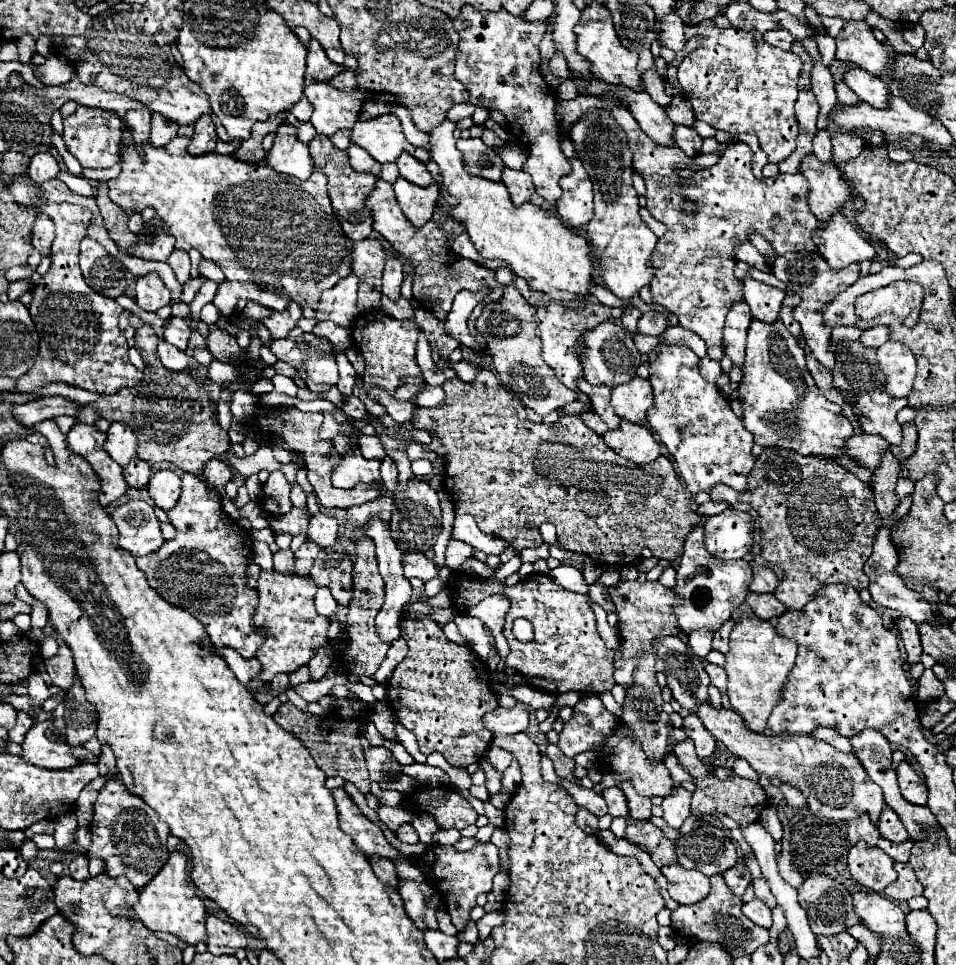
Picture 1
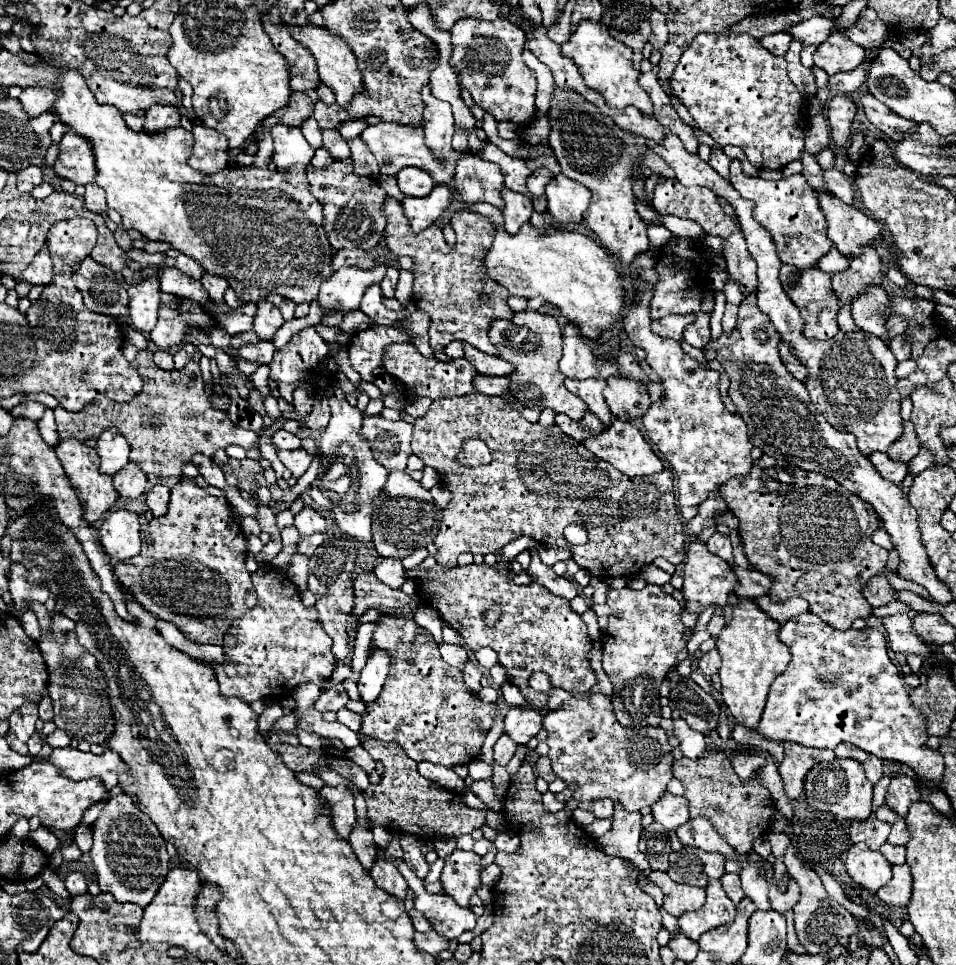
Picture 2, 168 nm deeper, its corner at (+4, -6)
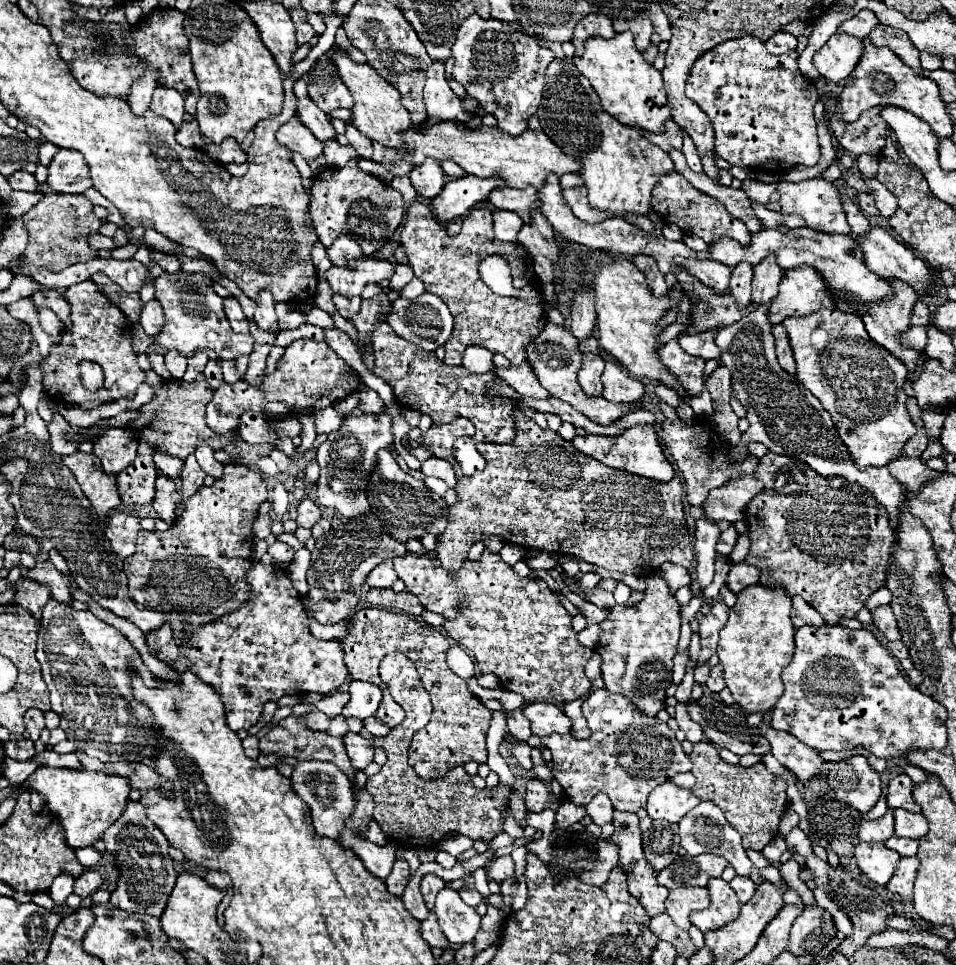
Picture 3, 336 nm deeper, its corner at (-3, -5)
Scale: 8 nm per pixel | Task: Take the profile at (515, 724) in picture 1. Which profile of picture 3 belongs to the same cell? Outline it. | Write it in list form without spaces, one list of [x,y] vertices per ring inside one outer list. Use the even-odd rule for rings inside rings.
[[[529,703],[523,707],[523,713],[527,713],[531,731],[537,737],[545,737],[551,733],[565,735],[571,731],[571,719],[553,703]]]

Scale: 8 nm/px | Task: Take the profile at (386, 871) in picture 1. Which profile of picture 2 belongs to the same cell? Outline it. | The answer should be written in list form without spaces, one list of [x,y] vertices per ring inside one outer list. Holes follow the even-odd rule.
[[[356,824],[356,828],[352,830],[352,836],[348,838],[354,854],[358,856],[360,864],[370,870],[376,864],[376,842],[372,838],[372,832],[360,824]]]

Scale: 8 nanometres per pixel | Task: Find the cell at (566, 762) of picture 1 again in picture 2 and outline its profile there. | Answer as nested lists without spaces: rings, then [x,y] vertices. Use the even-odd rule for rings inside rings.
[[[548,756],[538,758],[538,762],[536,762],[536,772],[538,772],[538,776],[542,776],[546,782],[552,782],[552,780],[558,778],[558,776],[552,772],[552,768],[550,768],[550,758],[548,758]]]

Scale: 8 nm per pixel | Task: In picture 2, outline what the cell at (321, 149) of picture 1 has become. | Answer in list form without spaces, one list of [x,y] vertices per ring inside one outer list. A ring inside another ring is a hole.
[[[334,160],[326,168],[308,166],[308,180],[312,184],[312,194],[324,204],[324,230],[334,248],[374,248],[384,232],[386,220],[382,212],[382,202],[386,192],[370,178],[358,178],[346,160]]]

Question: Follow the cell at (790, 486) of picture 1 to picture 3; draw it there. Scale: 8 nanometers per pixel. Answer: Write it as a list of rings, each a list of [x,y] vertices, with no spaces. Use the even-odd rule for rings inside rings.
[[[767,453],[759,459],[755,475],[765,483],[765,489],[751,499],[751,505],[747,505],[745,521],[751,537],[751,549],[745,561],[761,571],[761,581],[765,585],[779,583],[787,595],[803,597],[827,625],[837,625],[839,617],[855,617],[855,613],[865,605],[865,599],[883,587],[891,559],[895,531],[891,529],[883,505],[879,505],[859,483],[849,483],[843,477],[821,477],[807,463],[787,455]]]

